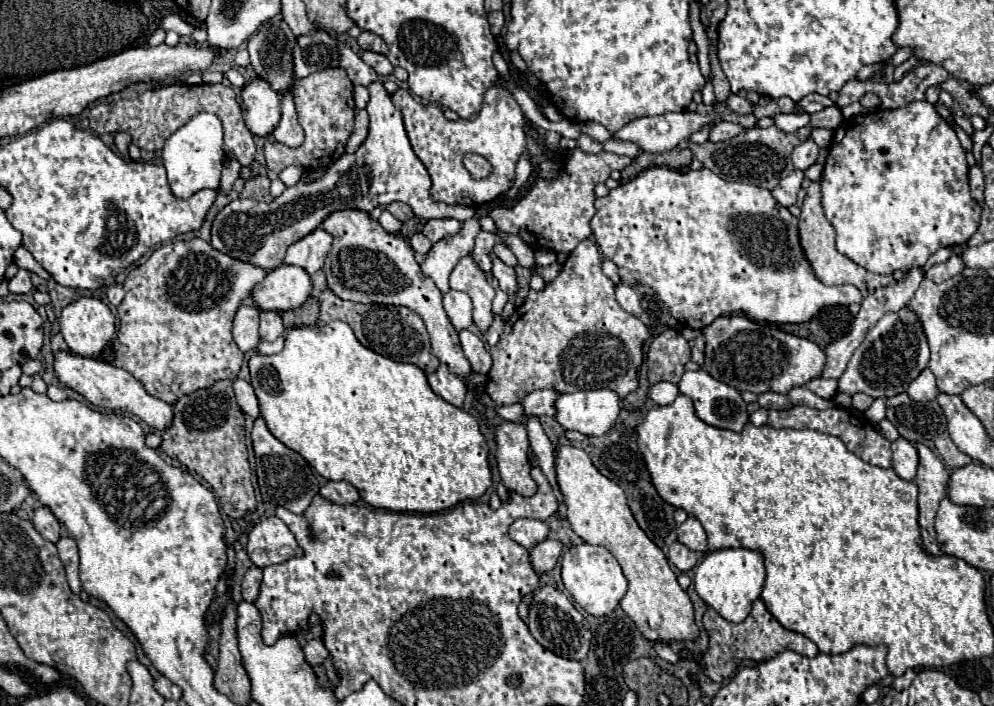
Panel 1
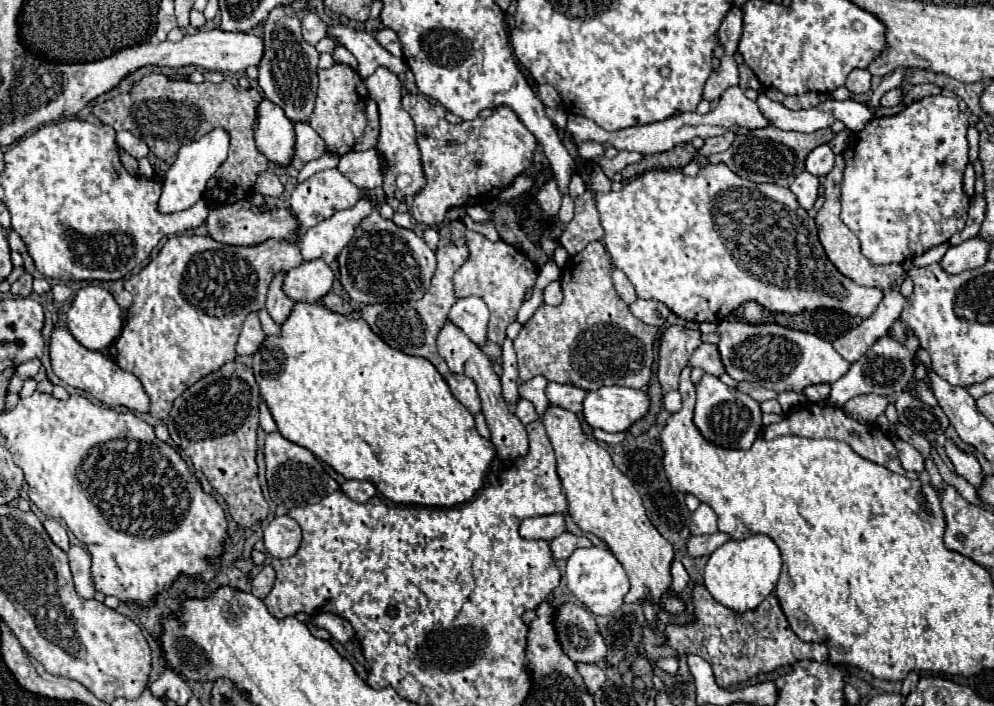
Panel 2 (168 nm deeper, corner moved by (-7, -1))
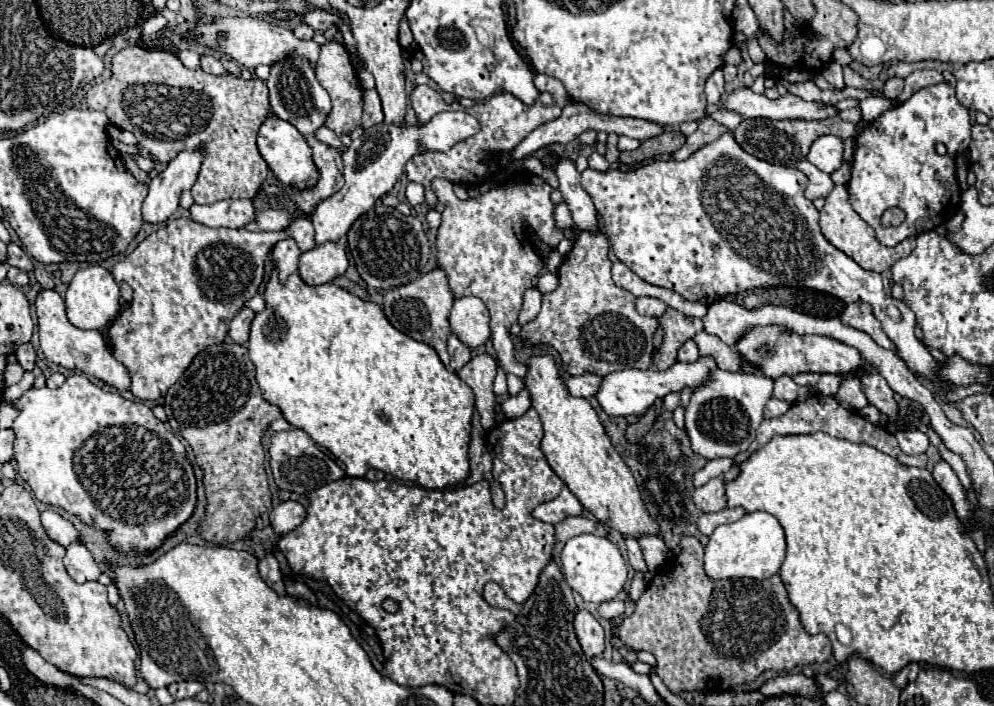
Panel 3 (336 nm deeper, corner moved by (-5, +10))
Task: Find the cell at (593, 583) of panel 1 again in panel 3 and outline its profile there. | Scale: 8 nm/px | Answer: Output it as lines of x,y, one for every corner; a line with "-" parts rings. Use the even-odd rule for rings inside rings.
581,534
565,542
565,548
561,552
561,568
567,584
575,592
579,592
585,602
595,602
595,604
613,600
623,590
627,580
627,564
619,548
611,540
593,534

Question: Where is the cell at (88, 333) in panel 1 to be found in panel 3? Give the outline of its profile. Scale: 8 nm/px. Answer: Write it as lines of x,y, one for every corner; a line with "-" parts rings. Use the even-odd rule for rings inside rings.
87,266
81,268
65,294
65,304
67,304
67,318
73,326
81,328
81,330
103,330
109,326
109,322
120,312
121,306
119,284
113,280
113,274
109,270
105,270
103,266

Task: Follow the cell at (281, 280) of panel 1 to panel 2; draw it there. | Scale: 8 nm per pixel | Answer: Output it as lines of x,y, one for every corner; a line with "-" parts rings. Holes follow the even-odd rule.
321,259
301,263
283,279
285,295
295,303
317,303
333,285
333,271

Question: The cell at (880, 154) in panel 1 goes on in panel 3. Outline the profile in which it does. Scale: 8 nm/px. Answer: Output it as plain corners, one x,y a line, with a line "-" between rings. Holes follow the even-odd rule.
947,82
921,88
907,102
893,106
877,120
869,122
867,128
855,138
857,148
847,190
853,210
877,232
877,240
881,240
881,244
893,246
909,236
935,230
943,222
943,212
945,222
949,216
959,212
961,188
957,188
955,178
955,154
965,150
969,140
969,110
959,104
953,86
-
939,142
947,146
945,156
935,152
935,144
-
893,206
905,212
905,222
897,228
883,228
881,216

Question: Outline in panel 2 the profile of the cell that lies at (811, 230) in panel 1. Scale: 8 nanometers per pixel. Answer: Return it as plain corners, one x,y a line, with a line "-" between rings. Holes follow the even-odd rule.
837,155
835,159
835,165
833,169
827,173
825,177
825,203
823,207
817,211
817,217
815,217
815,223
817,223
817,229
819,229
819,241
829,257
829,261
845,275
849,277
851,281
855,281
857,285
863,285
863,287
877,287
877,289
887,289
891,287
893,283
897,283
905,271
901,265
871,265
859,251
859,239
855,237
855,233
851,233
847,229
847,225
839,219
839,213
841,213
841,203
839,203
839,183
841,183
841,177
843,177
843,157

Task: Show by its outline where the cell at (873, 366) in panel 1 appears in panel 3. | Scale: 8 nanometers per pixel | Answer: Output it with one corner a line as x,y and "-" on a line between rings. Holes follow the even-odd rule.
821,374
821,378
819,378
819,382
817,382
817,386
815,386
815,390
819,392
819,394
837,394
837,388
839,388
839,384
841,384
841,380
843,378
853,378
853,376
857,376
857,374
849,374
849,376
837,376
837,374

